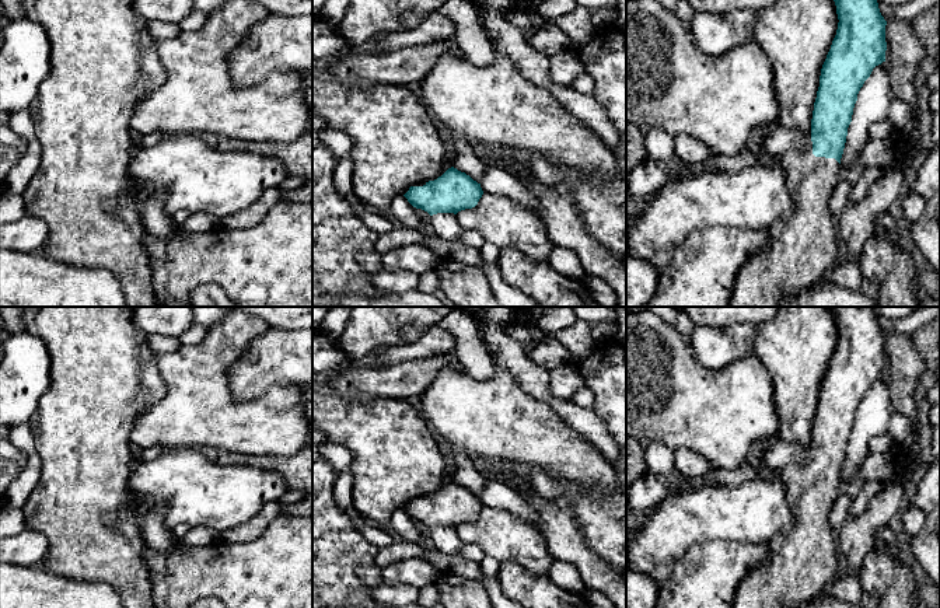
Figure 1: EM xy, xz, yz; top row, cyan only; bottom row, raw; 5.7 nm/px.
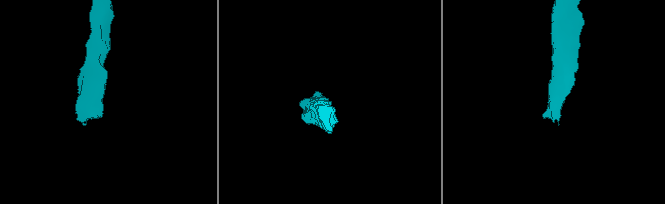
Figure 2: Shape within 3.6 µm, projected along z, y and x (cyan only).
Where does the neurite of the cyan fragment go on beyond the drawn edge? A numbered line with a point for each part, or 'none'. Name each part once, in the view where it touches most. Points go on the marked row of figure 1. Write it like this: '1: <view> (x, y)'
1: yz (796, 35)

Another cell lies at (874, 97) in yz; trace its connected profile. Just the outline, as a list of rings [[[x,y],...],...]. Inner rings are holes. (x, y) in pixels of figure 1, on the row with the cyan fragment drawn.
[[[885,62],[876,66],[857,94],[852,122],[841,158],[841,170],[850,170],[871,139],[869,126],[888,116],[891,104],[890,71]]]

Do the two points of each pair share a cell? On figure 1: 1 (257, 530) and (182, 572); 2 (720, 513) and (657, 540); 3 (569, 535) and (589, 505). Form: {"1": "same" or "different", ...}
{"1": "different", "2": "same", "3": "different"}

